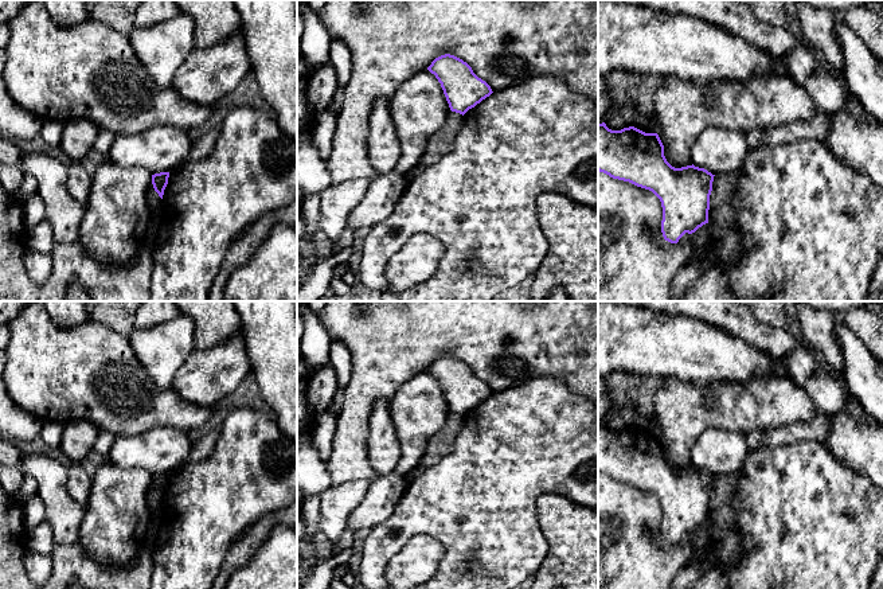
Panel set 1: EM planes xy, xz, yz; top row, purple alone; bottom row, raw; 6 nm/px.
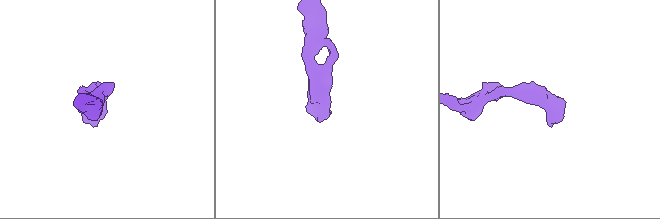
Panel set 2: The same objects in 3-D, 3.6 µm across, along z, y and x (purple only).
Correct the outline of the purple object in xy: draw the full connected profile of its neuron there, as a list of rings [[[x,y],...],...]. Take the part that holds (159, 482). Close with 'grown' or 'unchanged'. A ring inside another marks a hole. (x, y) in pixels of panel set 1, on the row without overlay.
[[[160,473],[152,476],[152,485],[155,492],[159,495],[159,498],[163,500],[164,491],[168,485],[169,473]]]; unchanged

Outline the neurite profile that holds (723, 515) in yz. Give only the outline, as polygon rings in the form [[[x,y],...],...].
[[[739,475],[715,476],[710,496],[708,528],[724,566],[739,566],[743,559],[743,538],[735,507],[738,481]]]

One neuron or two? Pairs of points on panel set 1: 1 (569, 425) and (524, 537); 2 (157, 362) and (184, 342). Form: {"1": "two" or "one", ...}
{"1": "one", "2": "one"}

